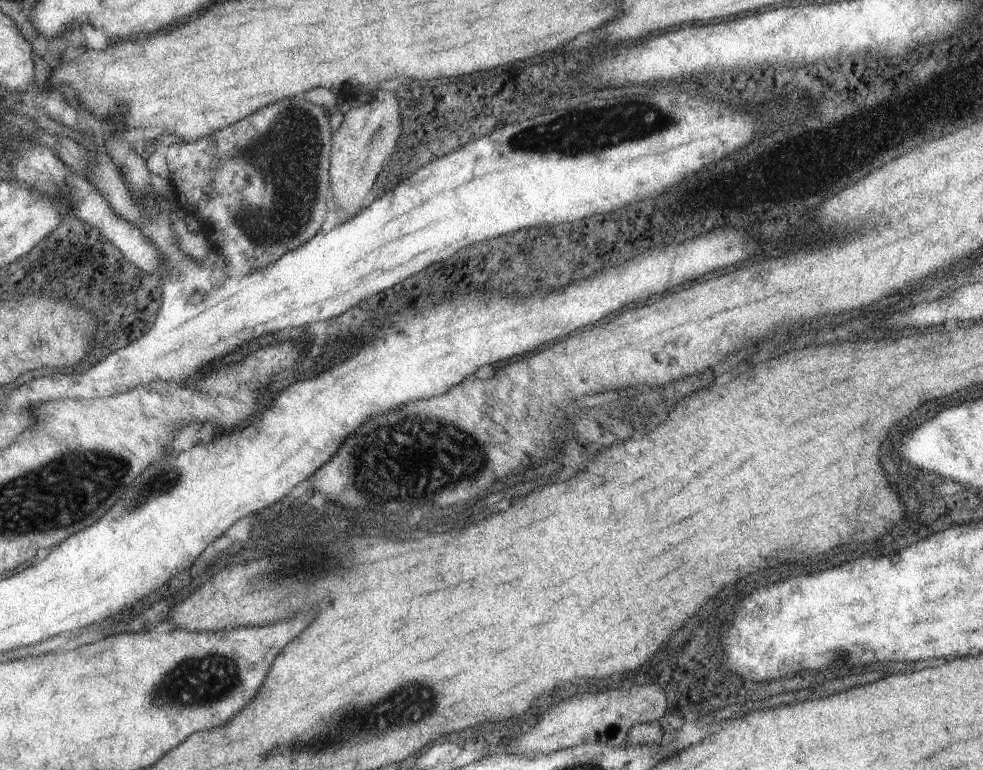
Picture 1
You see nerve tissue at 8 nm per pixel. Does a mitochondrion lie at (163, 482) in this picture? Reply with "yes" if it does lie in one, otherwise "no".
yes

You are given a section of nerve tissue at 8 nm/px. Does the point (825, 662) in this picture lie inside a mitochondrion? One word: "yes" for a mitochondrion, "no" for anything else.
yes

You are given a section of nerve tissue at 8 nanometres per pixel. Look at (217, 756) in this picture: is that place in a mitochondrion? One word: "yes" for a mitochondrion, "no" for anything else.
no

